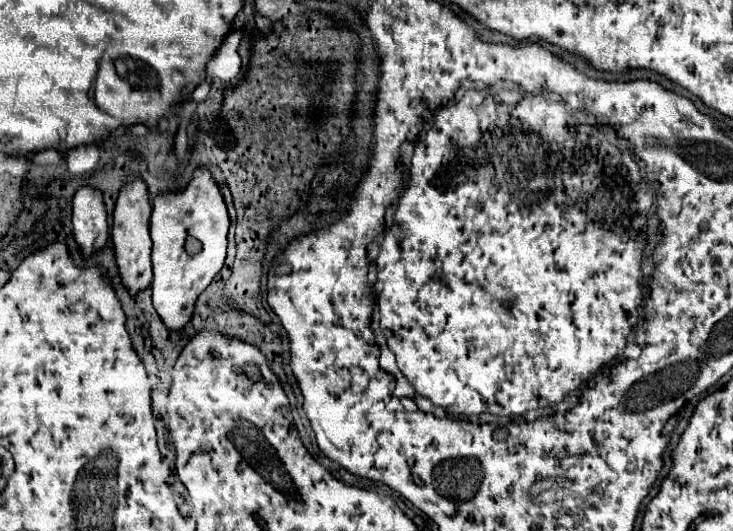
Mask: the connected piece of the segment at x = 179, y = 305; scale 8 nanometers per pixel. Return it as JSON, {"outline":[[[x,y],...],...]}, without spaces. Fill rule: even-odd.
{"outline":[[[199,166],[193,172],[191,182],[181,192],[161,192],[153,198],[153,214],[151,214],[151,240],[153,240],[153,306],[167,328],[181,330],[191,314],[193,304],[199,298],[199,294],[209,286],[209,282],[219,274],[225,262],[225,248],[227,248],[227,230],[229,230],[229,214],[223,200],[223,194],[219,190],[217,180],[213,174]],[[187,238],[197,238],[201,242],[201,252],[189,254],[185,250]]]}

